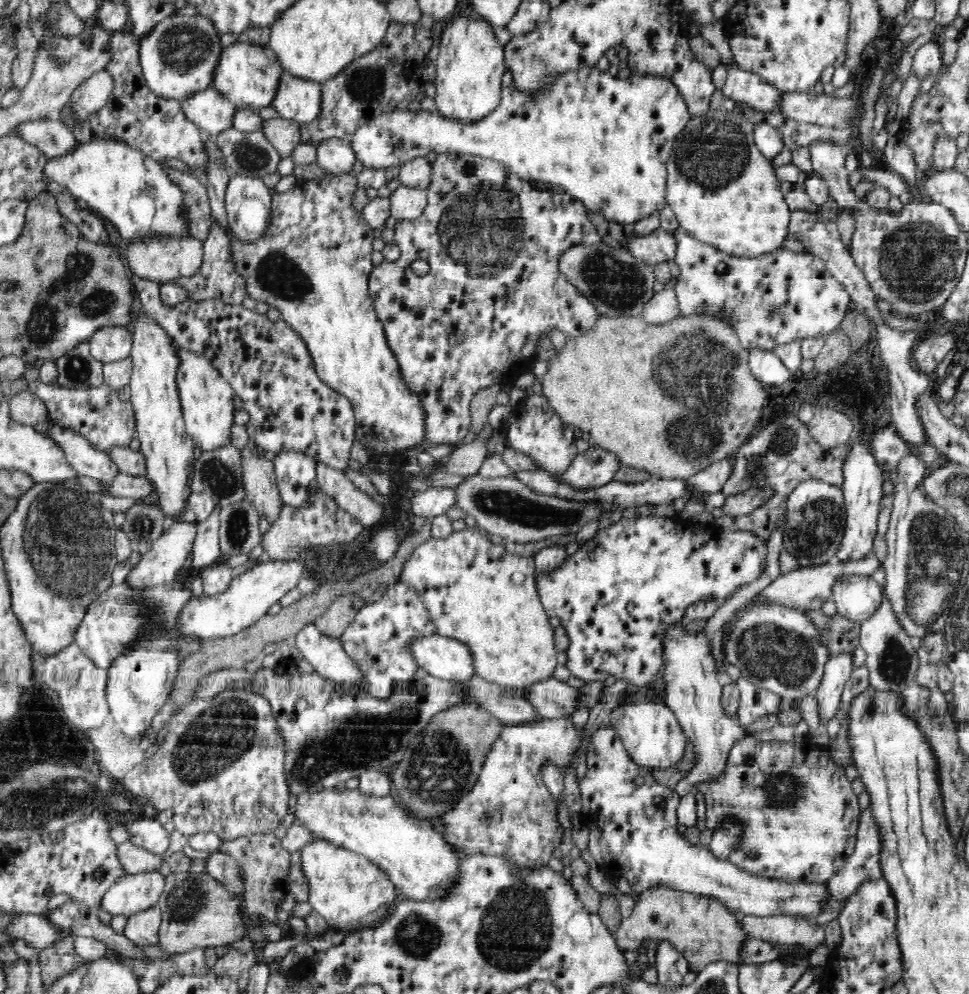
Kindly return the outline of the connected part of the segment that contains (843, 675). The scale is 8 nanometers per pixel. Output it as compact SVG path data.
M850 651L832 655L826 662L824 678L816 692L818 714L822 724L827 725L839 709L844 684L849 682L852 672L854 672L854 658Z

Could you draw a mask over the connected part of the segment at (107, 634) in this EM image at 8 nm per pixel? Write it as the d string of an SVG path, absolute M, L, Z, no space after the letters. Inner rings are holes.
M125 579L120 584L111 584L93 604L90 604L76 632L76 643L98 668L110 670L112 664L120 656L132 652L134 644L142 642L144 636L149 636L147 640L163 636L164 640L169 641L169 646L173 646L175 650L178 671L188 656L200 650L204 637L198 637L198 635L182 637L182 631L180 631L180 614L188 607L193 593L188 588L176 586L173 583L148 585L147 587L133 588L130 581Z

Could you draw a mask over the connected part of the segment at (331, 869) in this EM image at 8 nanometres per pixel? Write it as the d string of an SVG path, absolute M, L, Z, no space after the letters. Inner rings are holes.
M322 839L312 840L300 853L302 869L308 879L308 902L312 910L323 916L332 929L354 932L375 926L392 914L392 908L402 897L384 869L366 855Z

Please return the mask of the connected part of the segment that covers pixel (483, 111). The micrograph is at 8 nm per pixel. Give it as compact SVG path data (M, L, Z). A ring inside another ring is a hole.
M468 14L450 19L442 32L436 68L434 82L437 92L434 100L442 119L474 125L499 108L503 91L502 75L507 70L505 48L486 23L474 20Z

